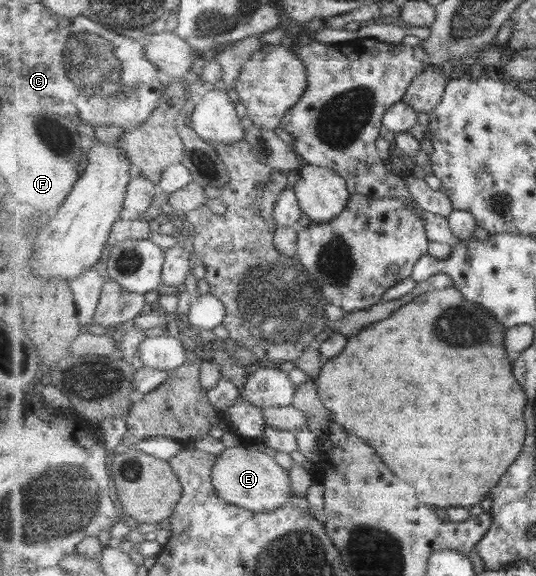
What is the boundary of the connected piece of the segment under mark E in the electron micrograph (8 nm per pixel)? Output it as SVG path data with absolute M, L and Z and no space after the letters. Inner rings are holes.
M250 446L228 447L214 463L211 475L217 494L236 506L253 511L273 511L285 505L292 497L290 472L284 470L268 450L252 450Z

